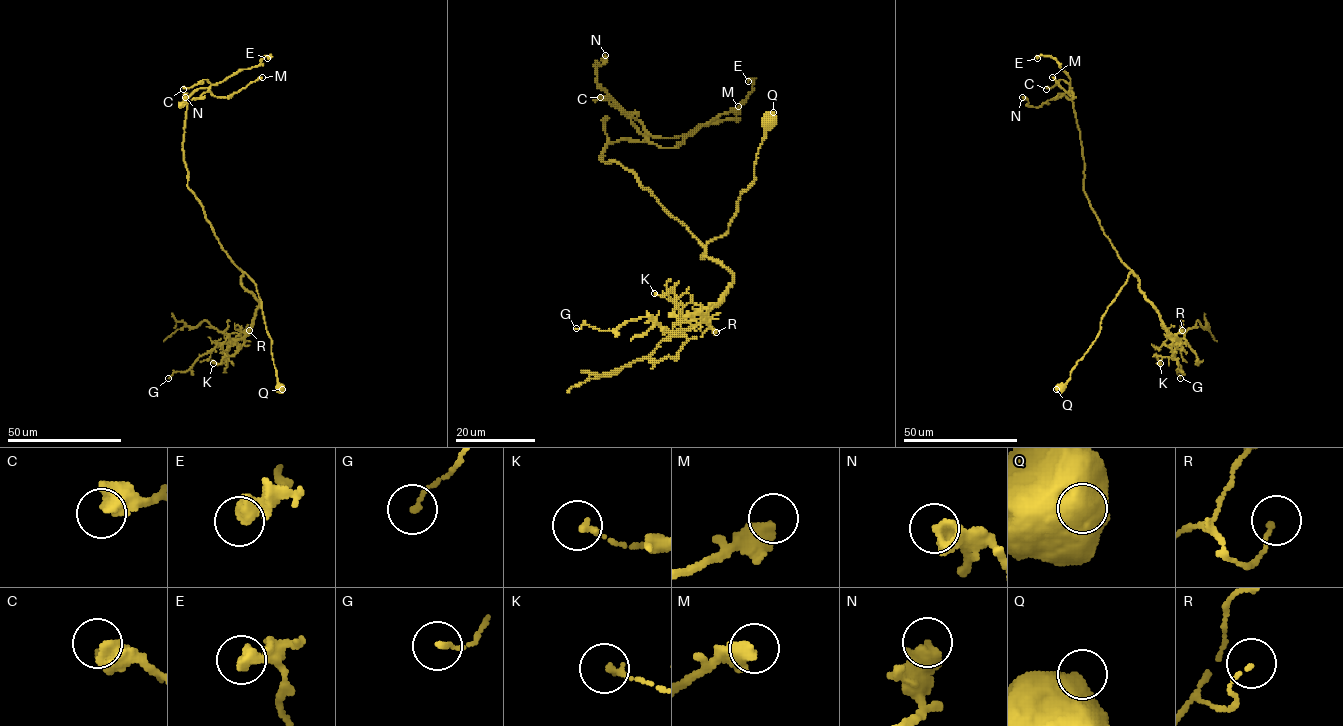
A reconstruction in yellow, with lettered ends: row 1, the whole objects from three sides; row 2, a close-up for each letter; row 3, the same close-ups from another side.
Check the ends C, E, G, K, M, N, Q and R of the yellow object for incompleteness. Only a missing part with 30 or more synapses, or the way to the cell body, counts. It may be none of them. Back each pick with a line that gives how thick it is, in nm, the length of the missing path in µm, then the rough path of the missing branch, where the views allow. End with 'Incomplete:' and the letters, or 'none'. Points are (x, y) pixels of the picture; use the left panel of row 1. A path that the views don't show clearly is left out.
M: Thickness 480 nm. Missing length about 20 µm. Course of what is missing: (262, 77), (272, 66), (279, 64), (284, 66), (282, 67)
Incomplete: M

